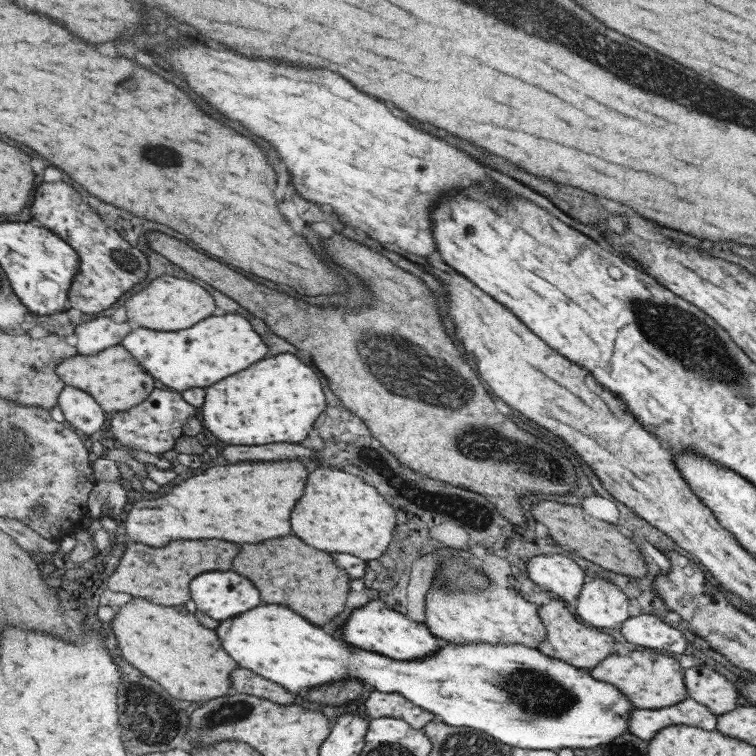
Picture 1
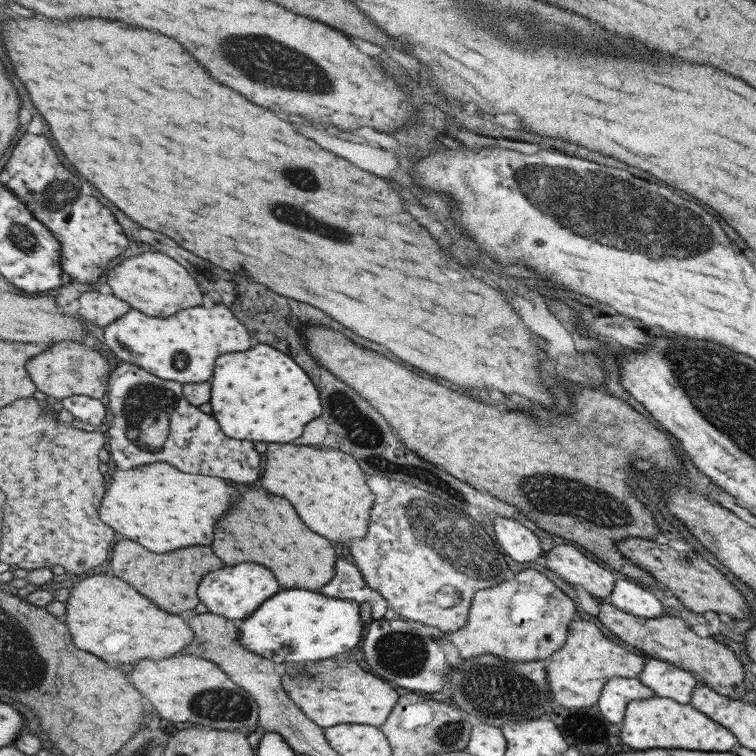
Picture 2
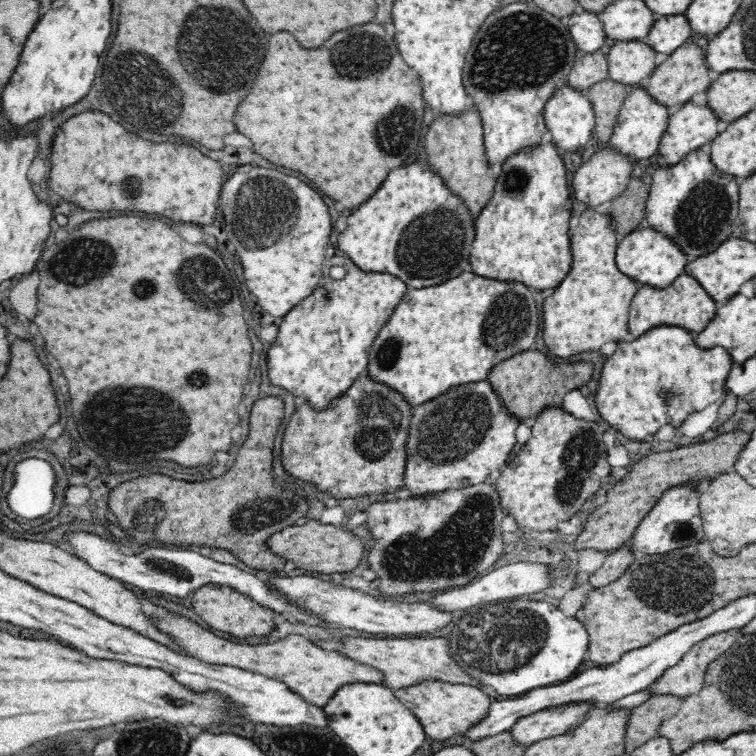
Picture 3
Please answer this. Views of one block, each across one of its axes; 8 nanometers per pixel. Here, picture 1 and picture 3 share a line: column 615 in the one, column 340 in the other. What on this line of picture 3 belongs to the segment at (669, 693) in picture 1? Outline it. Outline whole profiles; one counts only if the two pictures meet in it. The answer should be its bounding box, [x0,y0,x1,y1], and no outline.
[150,614,386,706]

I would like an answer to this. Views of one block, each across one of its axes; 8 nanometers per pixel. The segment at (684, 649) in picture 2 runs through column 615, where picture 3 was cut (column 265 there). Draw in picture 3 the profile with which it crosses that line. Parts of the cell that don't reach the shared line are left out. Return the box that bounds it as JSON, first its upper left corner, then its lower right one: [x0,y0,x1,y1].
[188,584,276,638]

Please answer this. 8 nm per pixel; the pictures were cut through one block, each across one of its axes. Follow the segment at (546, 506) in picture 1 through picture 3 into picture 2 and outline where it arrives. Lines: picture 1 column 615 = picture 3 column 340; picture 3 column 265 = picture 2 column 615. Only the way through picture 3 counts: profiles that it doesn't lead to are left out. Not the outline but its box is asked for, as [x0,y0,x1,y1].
[615,537,751,618]

